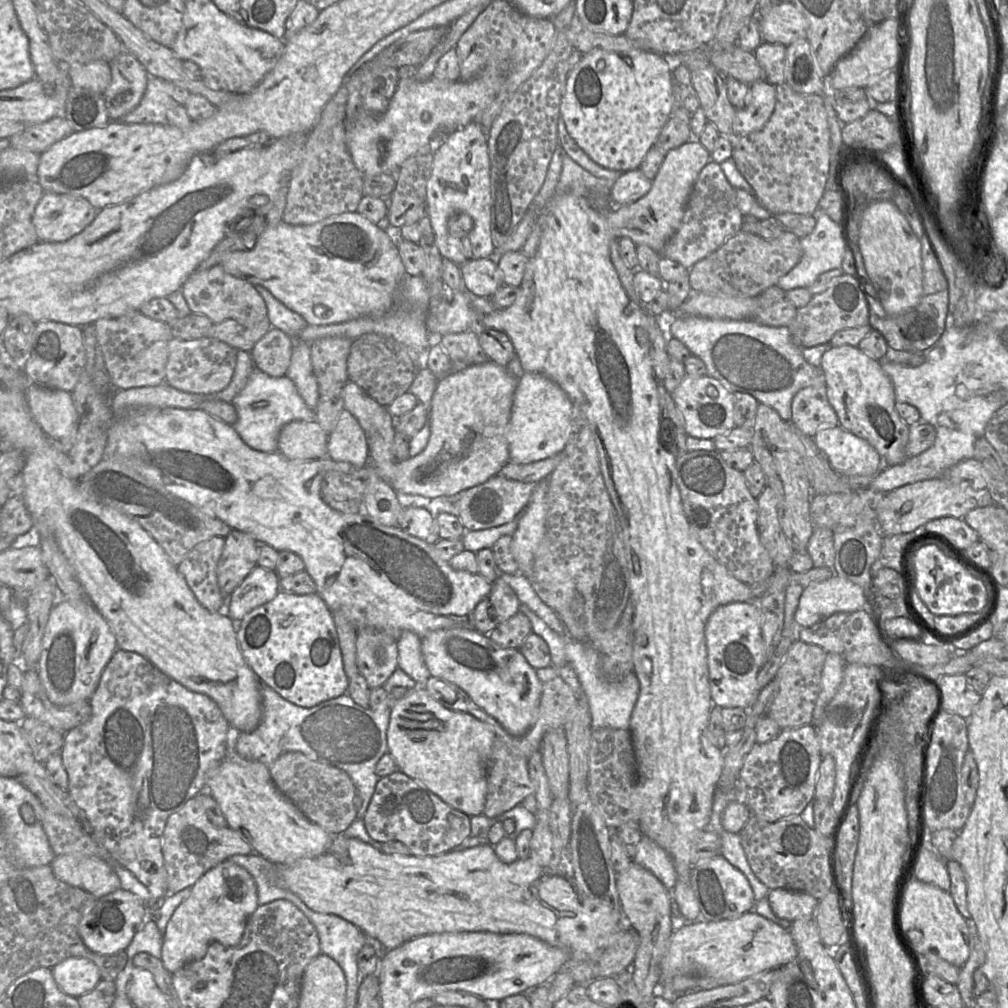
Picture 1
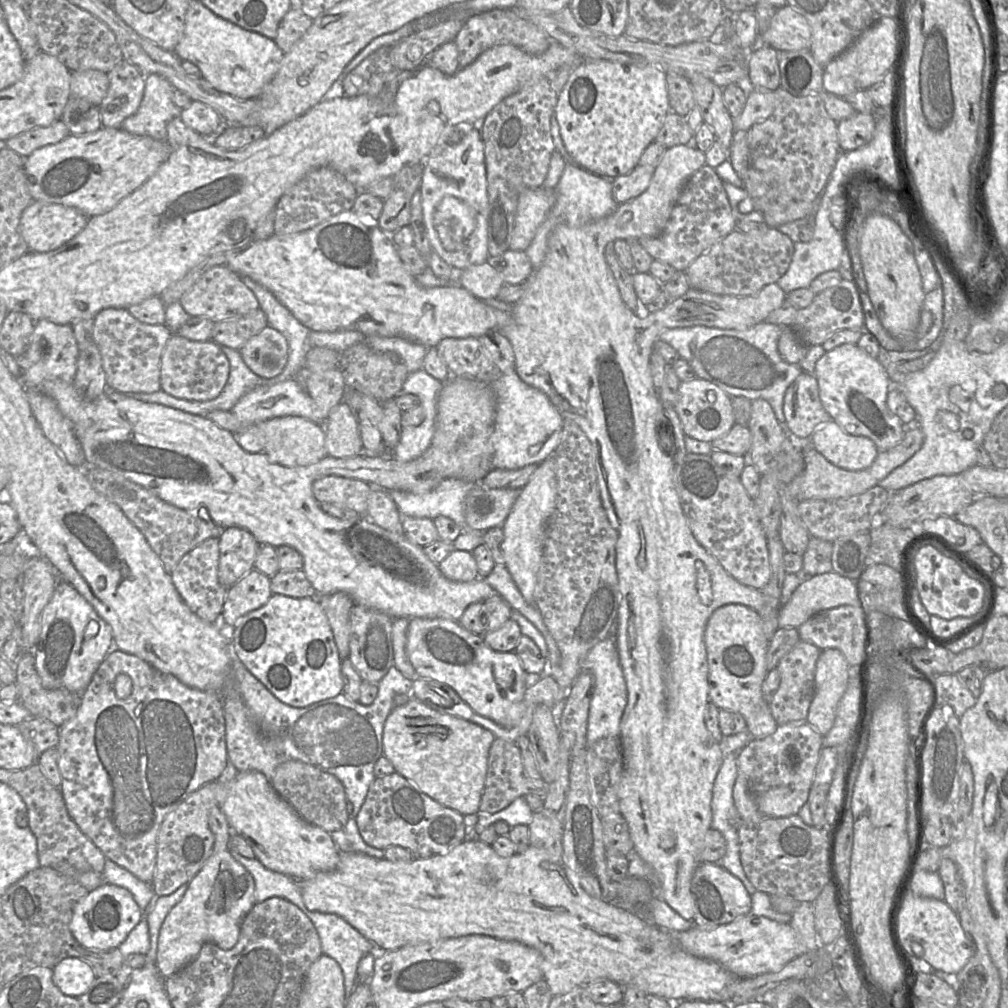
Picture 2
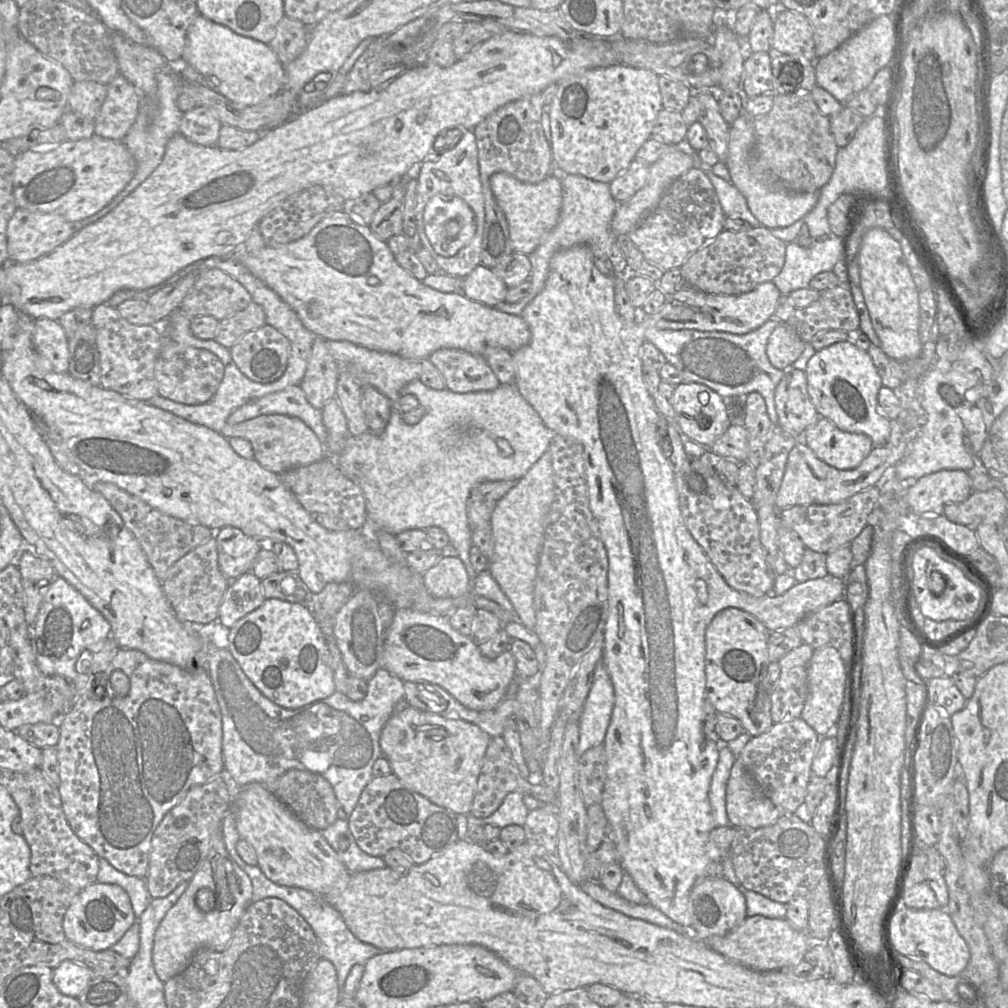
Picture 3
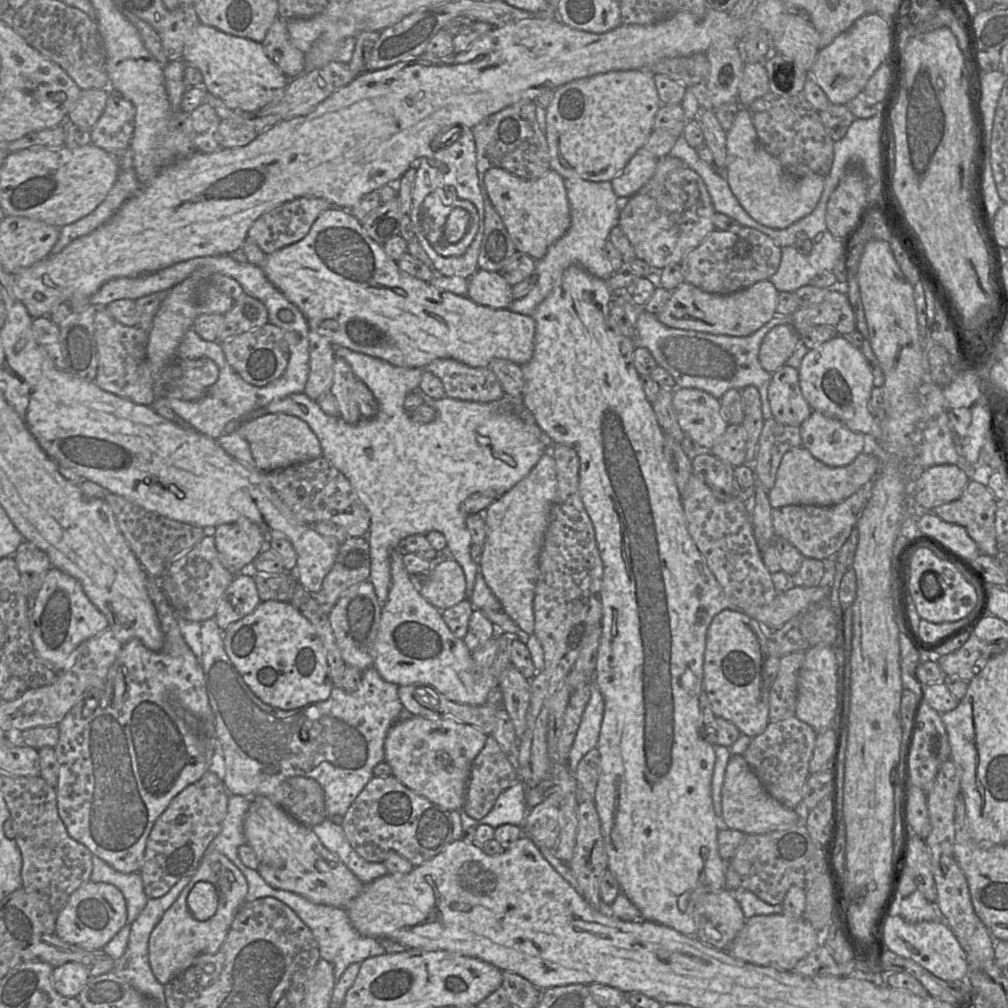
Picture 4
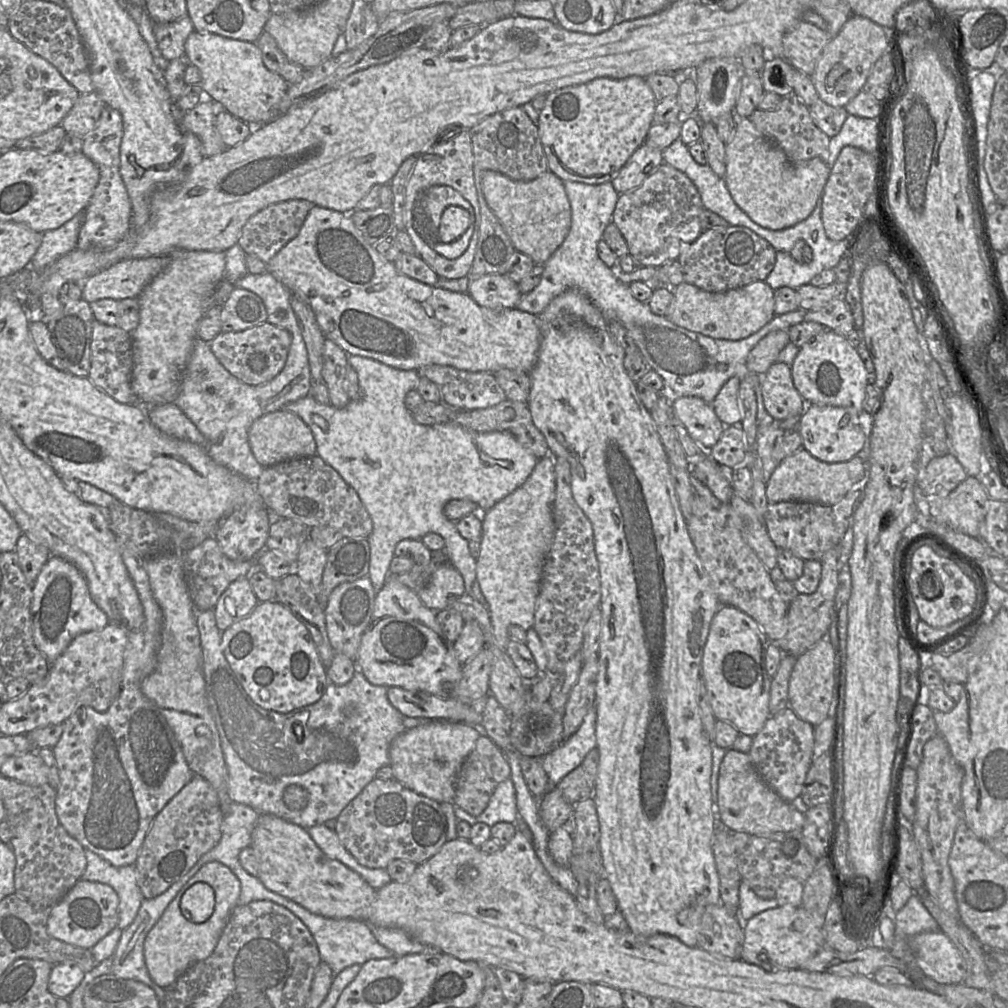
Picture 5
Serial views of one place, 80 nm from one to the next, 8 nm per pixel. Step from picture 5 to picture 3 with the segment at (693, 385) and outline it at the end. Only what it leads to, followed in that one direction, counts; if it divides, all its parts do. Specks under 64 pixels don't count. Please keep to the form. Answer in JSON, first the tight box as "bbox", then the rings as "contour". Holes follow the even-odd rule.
{"bbox":[495,168,785,425],"contour":[[[556,168],[553,174],[560,178],[562,184],[562,208],[558,224],[528,255],[532,266],[529,278],[531,287],[528,294],[516,303],[502,302],[496,305],[495,308],[501,312],[521,316],[524,308],[544,289],[551,259],[559,250],[585,245],[590,248],[595,259],[608,262],[610,245],[617,239],[612,231],[611,222],[619,203],[611,195],[610,183],[595,181],[580,175],[561,174]],[[771,318],[757,329],[743,335],[720,331],[694,329],[648,329],[646,341],[658,348],[667,360],[680,372],[682,383],[700,383],[708,386],[724,399],[745,398],[751,392],[759,393],[765,400],[767,413],[774,425],[778,425],[775,406],[775,389],[785,371],[775,368],[766,355],[767,341],[781,321]]]}

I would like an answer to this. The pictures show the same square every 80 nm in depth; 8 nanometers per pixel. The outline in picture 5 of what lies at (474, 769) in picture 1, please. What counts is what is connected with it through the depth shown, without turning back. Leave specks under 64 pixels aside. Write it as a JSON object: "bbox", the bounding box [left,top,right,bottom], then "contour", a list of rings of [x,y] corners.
{"bbox":[389,720,486,804],"contour":[[[439,720],[405,729],[392,741],[389,749],[394,779],[439,804],[453,803],[457,775],[482,734],[486,734],[482,726]]]}

